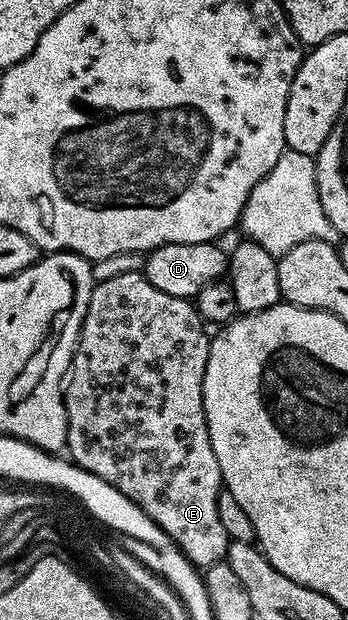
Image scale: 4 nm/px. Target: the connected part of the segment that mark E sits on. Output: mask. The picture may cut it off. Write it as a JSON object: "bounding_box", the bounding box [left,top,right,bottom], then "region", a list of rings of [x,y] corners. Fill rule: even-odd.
{"bounding_box":[63,273,230,568],"region":[[[143,273],[118,275],[105,282],[96,282],[92,287],[90,304],[86,308],[86,316],[80,329],[80,339],[72,357],[72,365],[69,366],[66,381],[63,383],[64,407],[68,416],[67,457],[86,472],[100,477],[122,492],[123,496],[132,500],[177,545],[177,548],[196,568],[207,568],[225,561],[230,541],[218,516],[222,479],[218,468],[218,456],[214,456],[214,448],[210,444],[210,432],[204,411],[204,377],[210,345],[210,334],[207,334],[204,329],[206,329],[206,323],[189,299],[170,296],[159,288],[154,288],[154,284],[150,284],[150,280],[144,277]]]}

